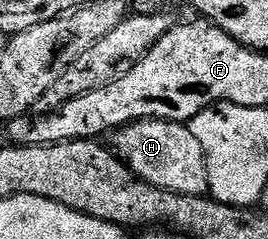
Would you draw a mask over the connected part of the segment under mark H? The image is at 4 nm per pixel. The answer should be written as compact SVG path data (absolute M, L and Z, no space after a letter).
M143 118L141 122L130 122L127 126L119 127L111 138L113 142L111 145L120 161L127 164L133 174L144 182L149 182L151 186L157 186L175 194L185 194L186 196L208 194L206 156L202 152L202 144L198 144L198 140L194 140L191 125L182 122L167 122L161 118Z

